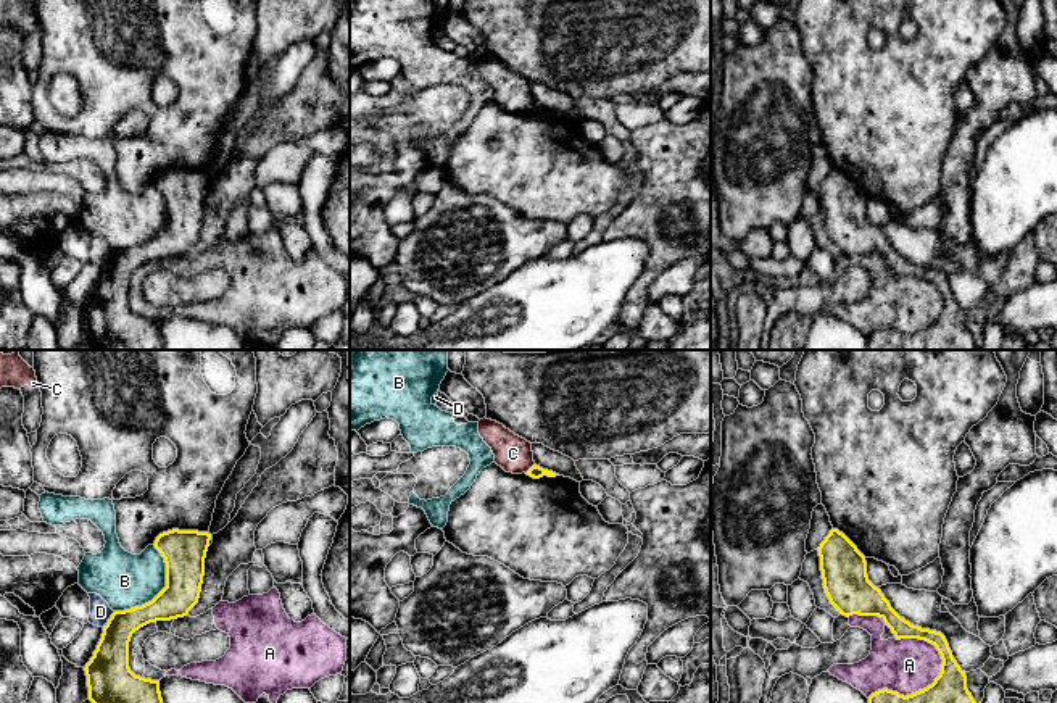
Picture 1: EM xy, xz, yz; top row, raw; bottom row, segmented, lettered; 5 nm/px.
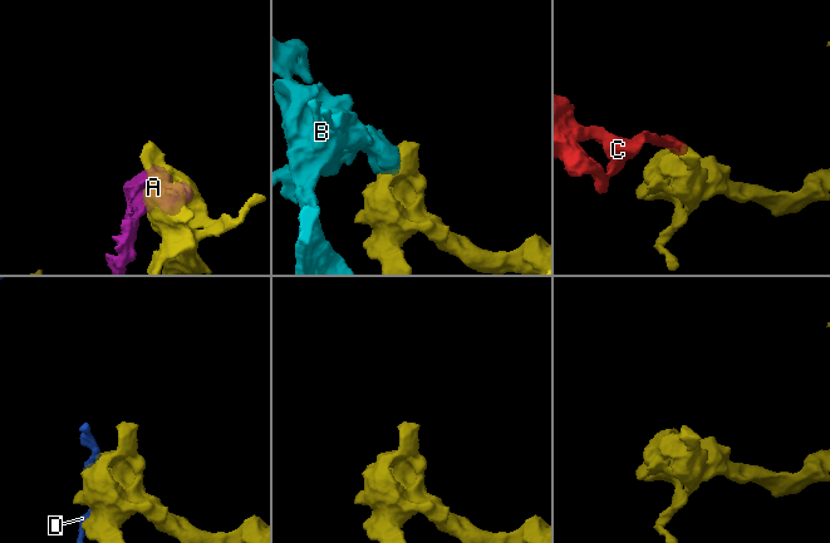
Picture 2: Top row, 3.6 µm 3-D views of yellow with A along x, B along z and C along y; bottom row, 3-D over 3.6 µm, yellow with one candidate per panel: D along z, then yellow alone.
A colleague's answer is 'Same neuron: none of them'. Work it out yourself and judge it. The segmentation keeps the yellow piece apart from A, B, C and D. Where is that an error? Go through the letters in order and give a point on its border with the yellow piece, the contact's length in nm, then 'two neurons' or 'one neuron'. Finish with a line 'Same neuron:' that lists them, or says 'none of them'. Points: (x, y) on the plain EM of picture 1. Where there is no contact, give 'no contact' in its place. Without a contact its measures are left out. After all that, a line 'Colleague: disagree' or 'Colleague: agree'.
A: meets yellow in yz at (919, 329); contact 440 nm long; two neurons
B: meets yellow in xy at (161, 229); contact 400 nm long; two neurons
C: meets yellow in xz at (530, 107); contact 70 nm long; two neurons
D: meets yellow in xy at (108, 258); contact 100 nm long; two neurons
Same neuron: none of them
Colleague: agree

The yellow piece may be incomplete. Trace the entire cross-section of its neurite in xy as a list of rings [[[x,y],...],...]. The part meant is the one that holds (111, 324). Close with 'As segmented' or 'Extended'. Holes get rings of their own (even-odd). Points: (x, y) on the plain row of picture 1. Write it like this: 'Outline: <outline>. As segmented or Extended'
Outline: [[[179,168],[163,171],[156,176],[153,184],[166,202],[166,226],[142,245],[114,250],[103,264],[103,272],[93,295],[84,306],[89,339],[100,350],[163,350],[160,319],[135,314],[129,306],[129,281],[132,272],[140,266],[156,260],[184,256],[198,242],[209,179],[211,173],[208,171]]]. As segmented

